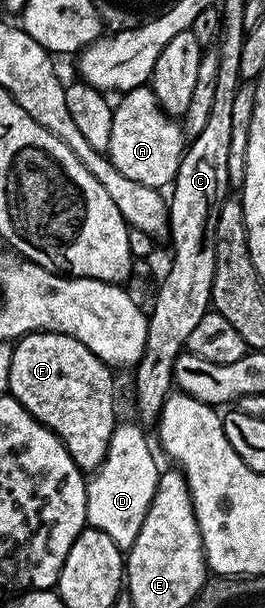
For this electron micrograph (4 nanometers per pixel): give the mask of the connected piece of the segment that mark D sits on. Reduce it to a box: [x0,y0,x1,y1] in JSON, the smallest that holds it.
[86,423,161,550]

